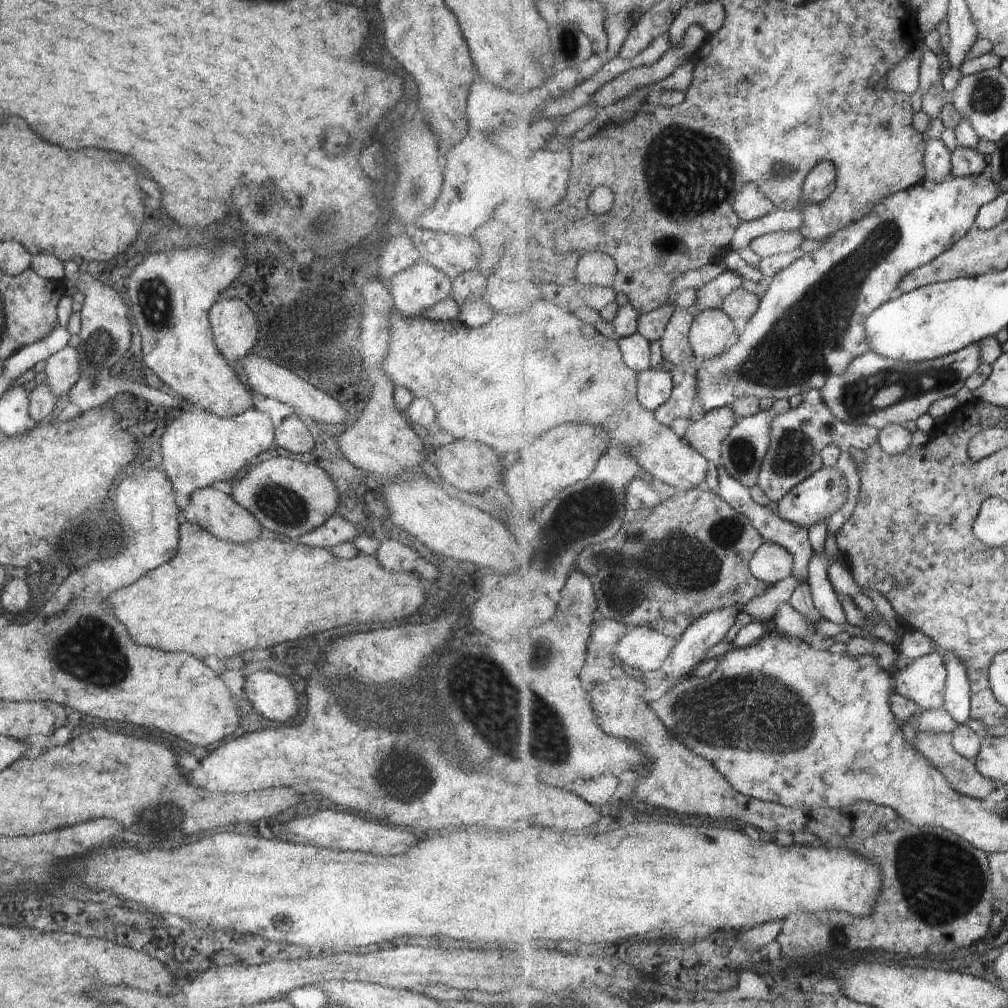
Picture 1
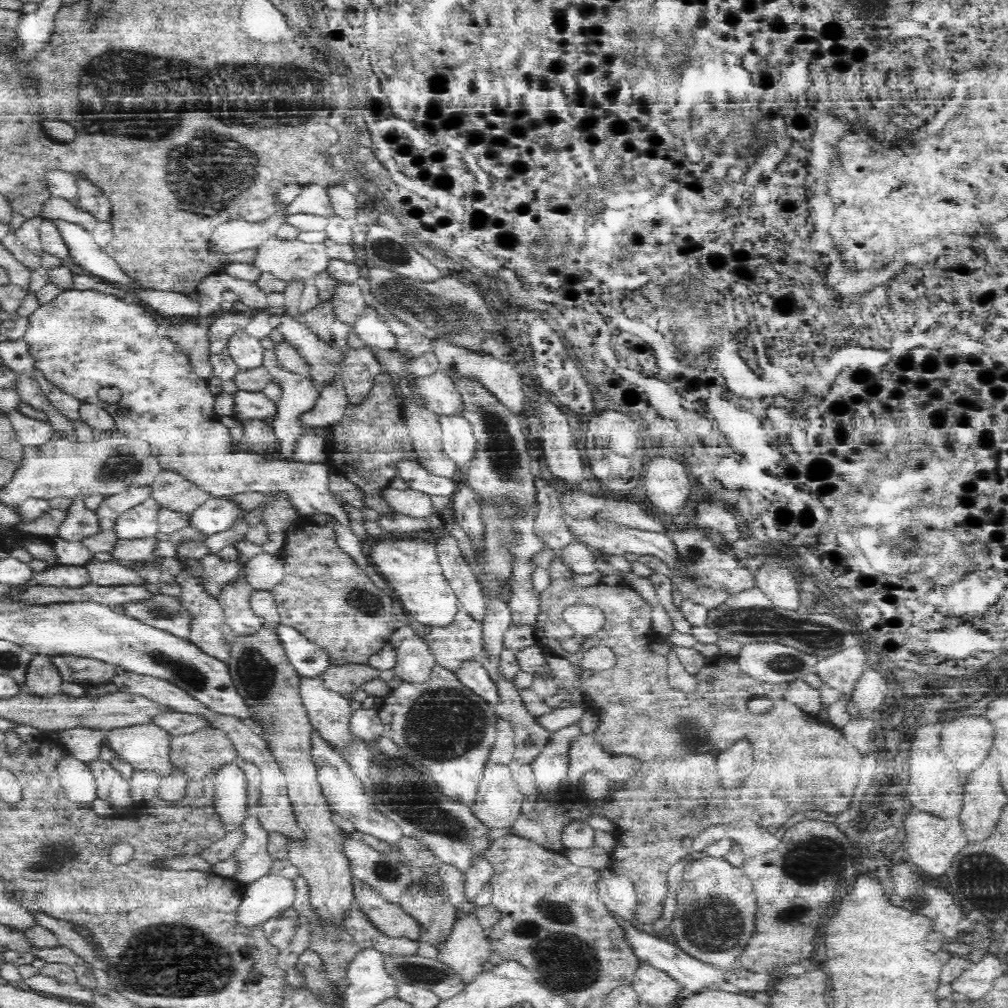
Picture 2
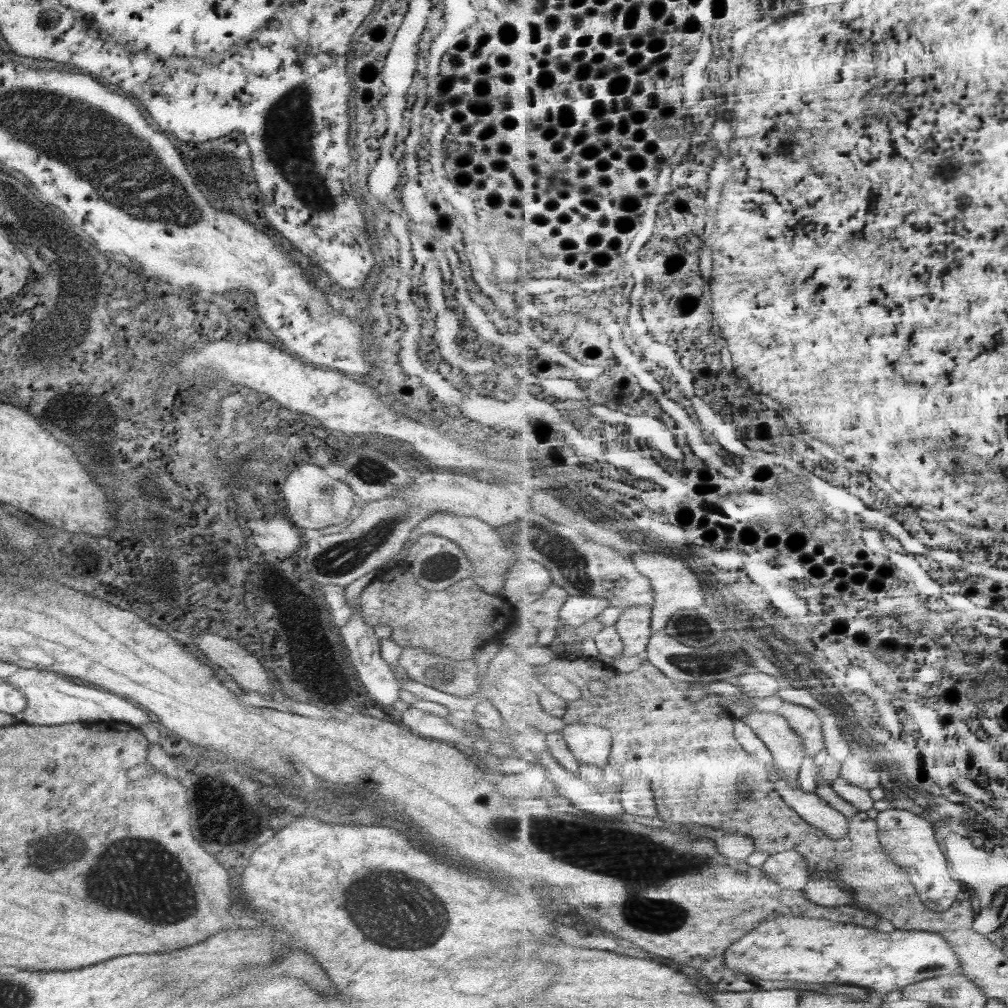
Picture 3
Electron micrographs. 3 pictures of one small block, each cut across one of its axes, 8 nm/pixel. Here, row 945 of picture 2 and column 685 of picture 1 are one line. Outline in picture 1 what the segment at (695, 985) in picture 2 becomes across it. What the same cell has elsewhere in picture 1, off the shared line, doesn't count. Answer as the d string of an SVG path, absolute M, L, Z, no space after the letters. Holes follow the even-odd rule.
M726 608L704 614L690 626L671 654L672 672L668 676L670 688L692 676L692 670L704 662L711 648L724 642L740 614L740 608Z

